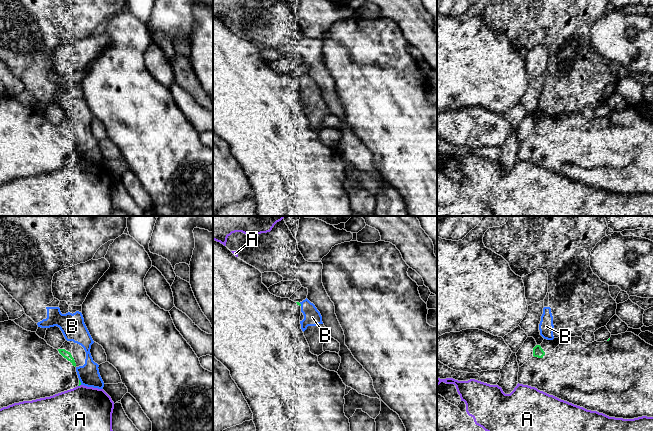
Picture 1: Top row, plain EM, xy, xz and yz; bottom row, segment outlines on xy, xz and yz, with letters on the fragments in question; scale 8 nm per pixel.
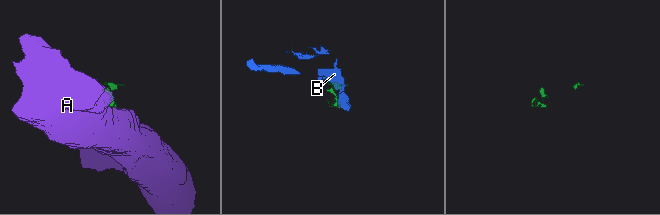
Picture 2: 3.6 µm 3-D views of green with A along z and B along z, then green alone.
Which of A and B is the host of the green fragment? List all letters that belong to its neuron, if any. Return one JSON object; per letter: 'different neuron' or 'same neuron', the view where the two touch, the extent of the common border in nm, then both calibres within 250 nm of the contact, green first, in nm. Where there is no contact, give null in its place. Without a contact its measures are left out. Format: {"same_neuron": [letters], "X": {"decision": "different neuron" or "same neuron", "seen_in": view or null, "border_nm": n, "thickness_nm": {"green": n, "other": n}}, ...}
{"same_neuron": [], "A": {"decision": "different neuron", "seen_in": "xy", "border_nm": 30, "thickness_nm": {"green": 20, "other": 480}}, "B": {"decision": "different neuron", "seen_in": "xy", "border_nm": 50, "thickness_nm": {"green": 20, "other": 170}}}

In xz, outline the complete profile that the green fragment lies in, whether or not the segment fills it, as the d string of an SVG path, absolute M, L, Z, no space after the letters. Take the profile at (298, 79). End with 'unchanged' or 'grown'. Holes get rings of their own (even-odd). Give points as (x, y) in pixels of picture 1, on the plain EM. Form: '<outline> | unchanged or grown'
M213 16L213 133L220 137L229 147L232 155L241 166L252 189L256 203L257 216L352 216L349 195L344 189L346 161L335 147L323 144L318 132L310 128L309 120L301 105L301 80L289 74L271 70L262 59L262 49L255 43L236 33L226 22Z | grown

